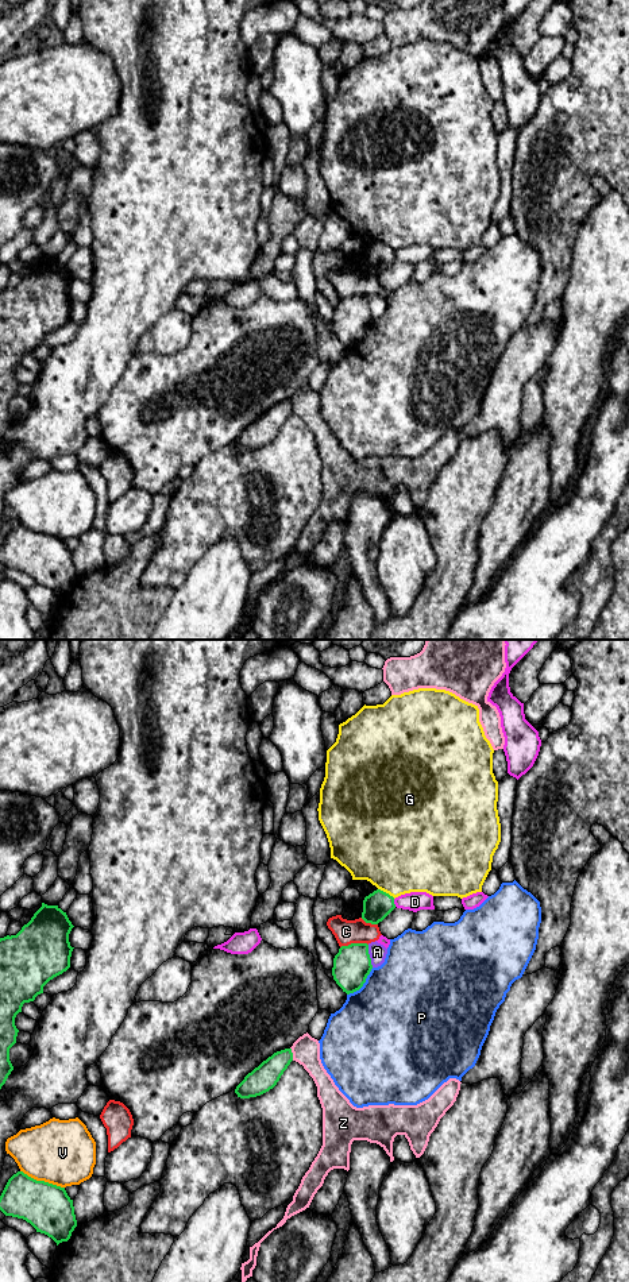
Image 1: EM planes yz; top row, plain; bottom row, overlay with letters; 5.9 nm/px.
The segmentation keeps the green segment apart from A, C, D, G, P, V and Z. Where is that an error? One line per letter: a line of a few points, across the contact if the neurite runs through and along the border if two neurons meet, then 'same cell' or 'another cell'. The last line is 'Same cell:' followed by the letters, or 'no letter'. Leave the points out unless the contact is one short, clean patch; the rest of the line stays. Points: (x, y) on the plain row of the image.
A: line yz (367, 297), (373, 319); another cell
C: another cell
D: another cell
G: another cell
P: another cell
V: another cell
Z: another cell
Same cell: no letter

